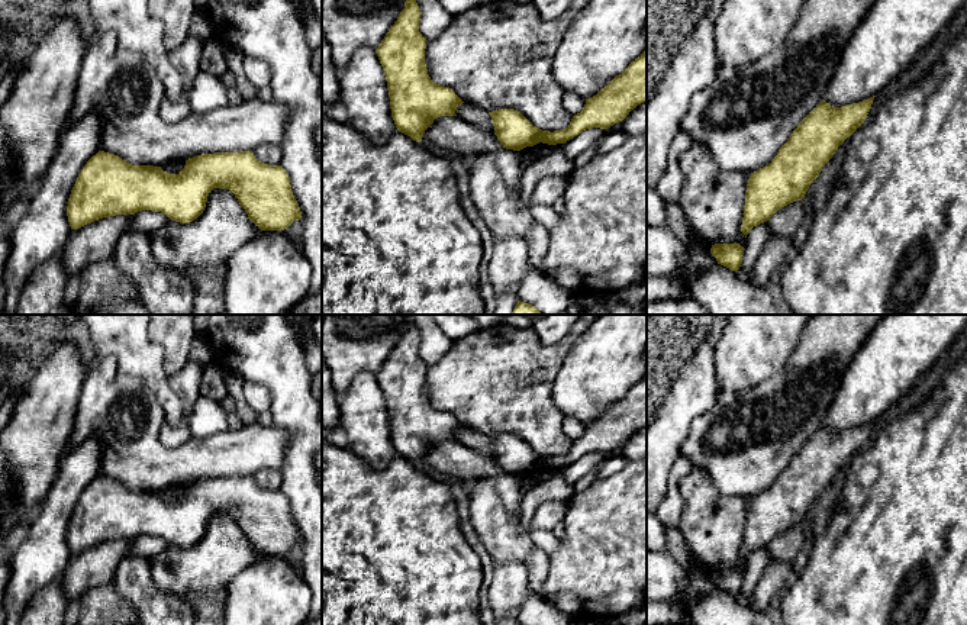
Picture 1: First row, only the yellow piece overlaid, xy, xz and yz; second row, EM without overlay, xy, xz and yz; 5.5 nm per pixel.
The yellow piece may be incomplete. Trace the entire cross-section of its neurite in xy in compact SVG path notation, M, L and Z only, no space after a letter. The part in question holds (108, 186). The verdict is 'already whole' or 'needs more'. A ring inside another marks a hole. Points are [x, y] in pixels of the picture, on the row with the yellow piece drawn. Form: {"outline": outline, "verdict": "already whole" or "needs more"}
{"outline": "M99 151L78 174L71 190L67 216L71 229L116 215L135 215L142 210L161 212L180 223L197 219L213 189L226 189L261 231L284 231L302 219L293 196L290 177L281 165L258 161L252 151L202 154L186 161L178 174L154 165L132 165L115 154Z", "verdict": "already whole"}

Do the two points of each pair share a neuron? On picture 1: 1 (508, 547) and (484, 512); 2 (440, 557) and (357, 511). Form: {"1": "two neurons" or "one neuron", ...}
{"1": "one neuron", "2": "one neuron"}

